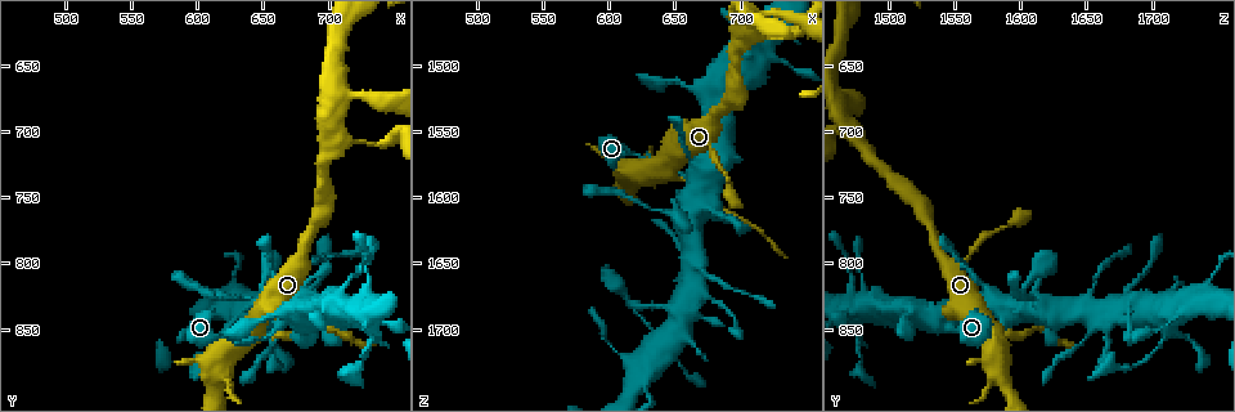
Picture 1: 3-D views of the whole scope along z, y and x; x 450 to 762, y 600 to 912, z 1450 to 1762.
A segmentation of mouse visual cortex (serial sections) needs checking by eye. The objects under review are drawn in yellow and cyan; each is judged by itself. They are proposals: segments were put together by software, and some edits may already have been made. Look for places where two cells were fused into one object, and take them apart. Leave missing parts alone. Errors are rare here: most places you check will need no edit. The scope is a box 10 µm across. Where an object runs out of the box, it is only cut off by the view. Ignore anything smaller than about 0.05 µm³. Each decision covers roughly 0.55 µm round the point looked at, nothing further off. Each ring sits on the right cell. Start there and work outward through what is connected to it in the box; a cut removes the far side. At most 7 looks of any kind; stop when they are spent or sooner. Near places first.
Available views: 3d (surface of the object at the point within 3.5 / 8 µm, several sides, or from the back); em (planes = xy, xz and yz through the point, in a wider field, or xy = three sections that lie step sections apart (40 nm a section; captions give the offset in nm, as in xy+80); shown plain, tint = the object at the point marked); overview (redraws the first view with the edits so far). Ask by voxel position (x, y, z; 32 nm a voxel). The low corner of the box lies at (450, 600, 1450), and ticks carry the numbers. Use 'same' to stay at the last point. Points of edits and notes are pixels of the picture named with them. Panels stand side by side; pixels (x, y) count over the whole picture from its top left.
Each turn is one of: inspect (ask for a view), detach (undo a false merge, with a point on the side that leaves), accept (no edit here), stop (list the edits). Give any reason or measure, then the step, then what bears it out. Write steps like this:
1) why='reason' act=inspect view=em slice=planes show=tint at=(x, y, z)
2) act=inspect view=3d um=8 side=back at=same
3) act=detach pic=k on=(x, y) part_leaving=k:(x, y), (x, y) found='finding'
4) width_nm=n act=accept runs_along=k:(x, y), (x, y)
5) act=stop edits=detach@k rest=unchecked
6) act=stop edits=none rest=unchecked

why='arms part here' act=inspect view=3d um=8 at=(672, 838, 1592)

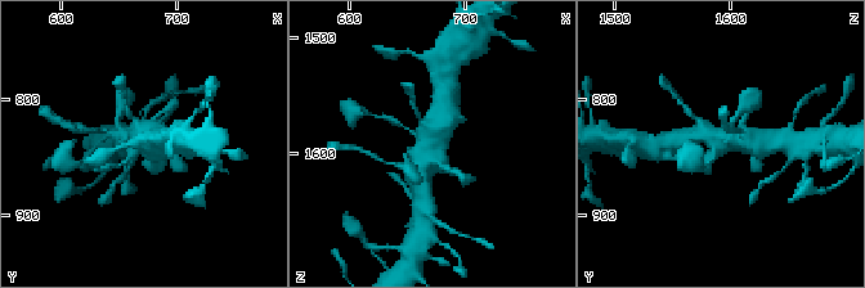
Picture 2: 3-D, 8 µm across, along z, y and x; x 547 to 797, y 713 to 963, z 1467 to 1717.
act=inspect view=em slice=xy step=3 show=tint at=same

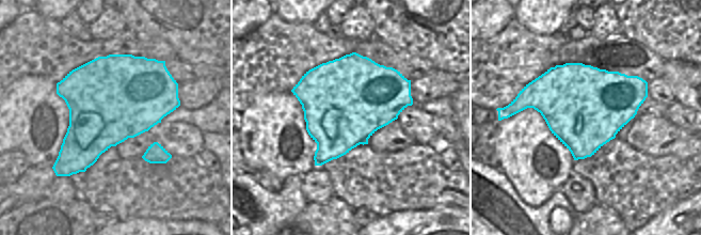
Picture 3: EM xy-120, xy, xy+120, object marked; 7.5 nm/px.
act=accept runs_along=2:(711, 162), (725, 140), (763, 143) found='one cell here'

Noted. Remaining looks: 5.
why='narrows sharply' act=inspect view=3d um=3.5 at=(730, 710, 1480)

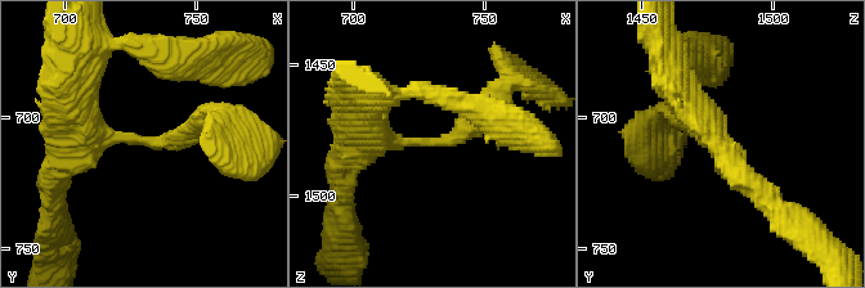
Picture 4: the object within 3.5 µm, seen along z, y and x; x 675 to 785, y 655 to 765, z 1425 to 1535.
arm_widths_nm=250,350 act=inspect view=em slice=planes show=tint at=(730, 708, 1479)

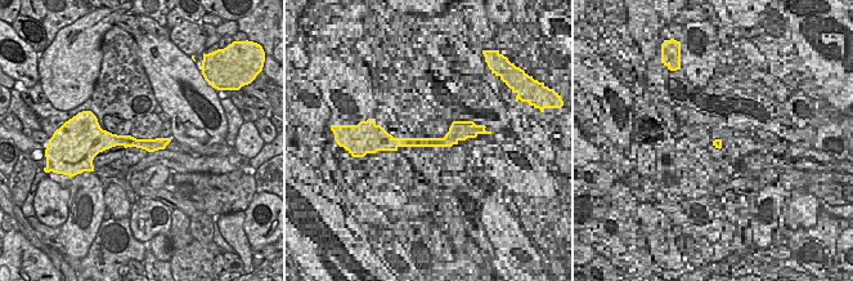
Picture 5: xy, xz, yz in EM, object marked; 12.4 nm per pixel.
width_nm=160 act=accept runs_along=5:(99, 138), (137, 143), (165, 141) found='one cell here'

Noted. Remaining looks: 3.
why='a narrow waist' act=inspect view=3d um=8 at=(728, 870, 1476)

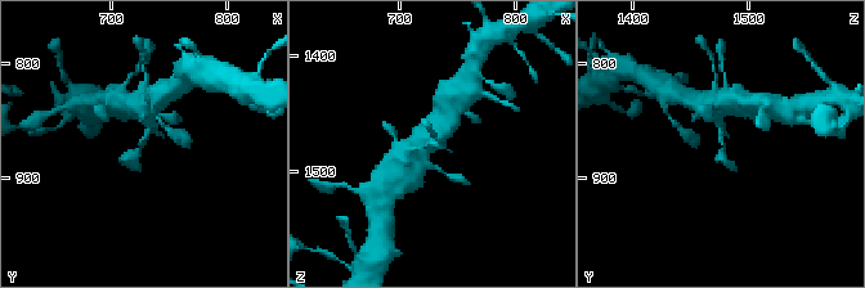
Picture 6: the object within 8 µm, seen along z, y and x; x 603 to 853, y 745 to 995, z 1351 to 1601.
act=inspect view=3d um=3.5 at=same

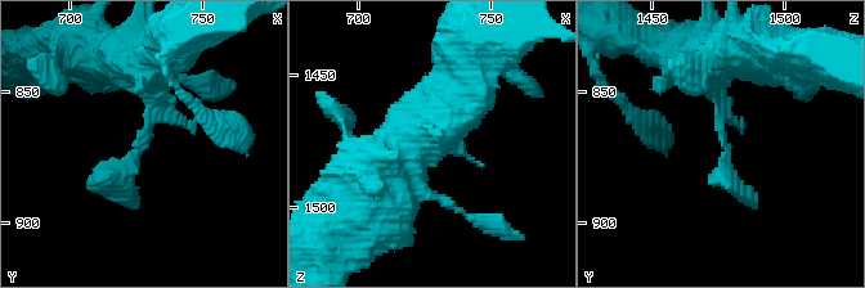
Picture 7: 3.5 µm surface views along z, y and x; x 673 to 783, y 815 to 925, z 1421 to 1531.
why='shape alone is not enough' act=inspect view=em slice=xy step=2 show=tint at=(729, 870, 1476)

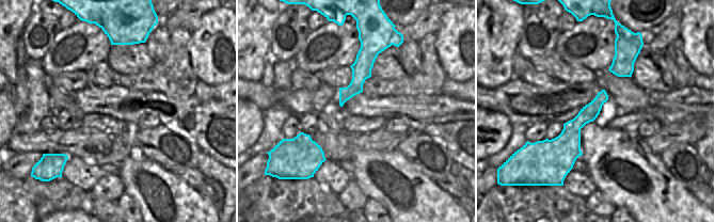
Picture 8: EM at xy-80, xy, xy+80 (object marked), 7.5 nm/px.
act=accept runs_along=7:(709, 67), (726, 174), (756, 205) found='continuous, no second cell'

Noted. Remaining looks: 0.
act=stop edits=none rest=unchecked

